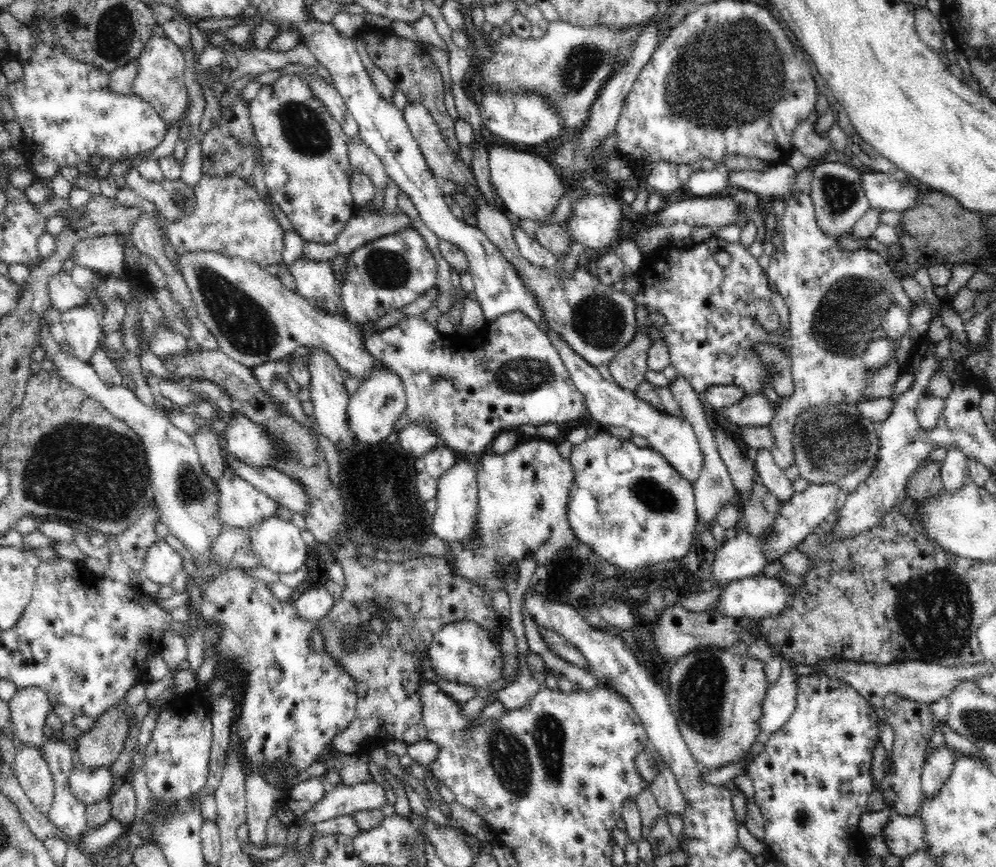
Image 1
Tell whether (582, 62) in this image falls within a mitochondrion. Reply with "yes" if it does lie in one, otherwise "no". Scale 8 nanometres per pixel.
yes

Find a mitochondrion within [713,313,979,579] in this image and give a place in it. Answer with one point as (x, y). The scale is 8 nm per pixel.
(834, 441)

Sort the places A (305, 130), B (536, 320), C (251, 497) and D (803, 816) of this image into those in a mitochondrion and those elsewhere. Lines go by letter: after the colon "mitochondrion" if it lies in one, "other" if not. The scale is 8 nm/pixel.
A: mitochondrion
B: other
C: other
D: mitochondrion

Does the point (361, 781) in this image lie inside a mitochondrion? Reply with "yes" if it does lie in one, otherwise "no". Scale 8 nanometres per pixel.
no

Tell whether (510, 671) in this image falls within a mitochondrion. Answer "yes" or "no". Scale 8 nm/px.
no

